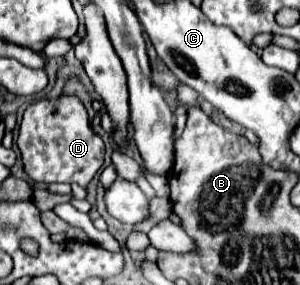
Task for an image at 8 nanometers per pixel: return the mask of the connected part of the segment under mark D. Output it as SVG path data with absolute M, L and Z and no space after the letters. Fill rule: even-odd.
M60 96L58 100L40 99L24 112L16 140L26 174L38 184L78 182L86 188L104 166L104 142L92 130L86 108L76 96Z

